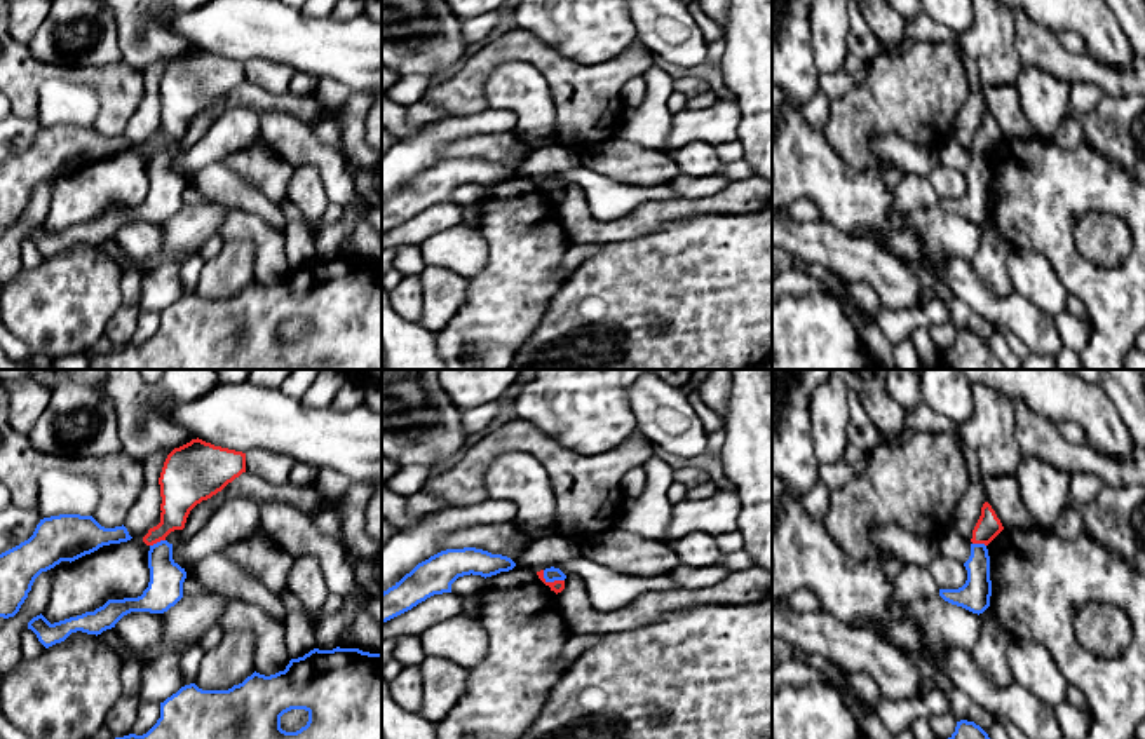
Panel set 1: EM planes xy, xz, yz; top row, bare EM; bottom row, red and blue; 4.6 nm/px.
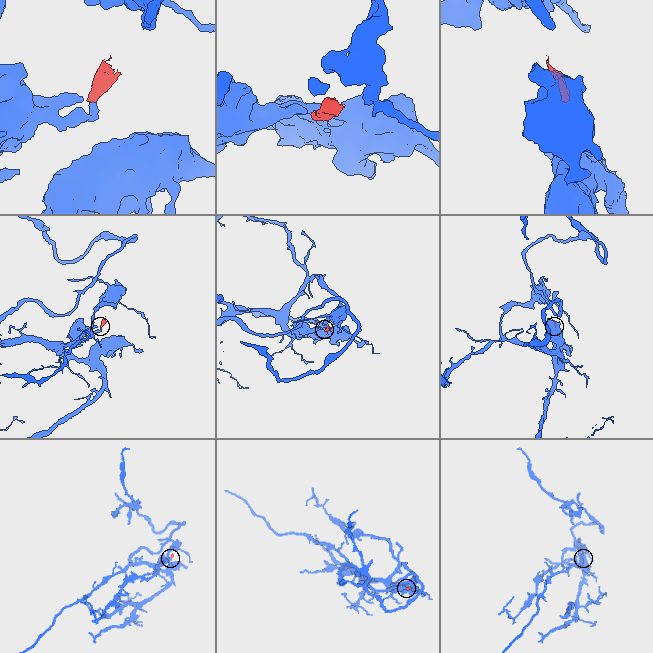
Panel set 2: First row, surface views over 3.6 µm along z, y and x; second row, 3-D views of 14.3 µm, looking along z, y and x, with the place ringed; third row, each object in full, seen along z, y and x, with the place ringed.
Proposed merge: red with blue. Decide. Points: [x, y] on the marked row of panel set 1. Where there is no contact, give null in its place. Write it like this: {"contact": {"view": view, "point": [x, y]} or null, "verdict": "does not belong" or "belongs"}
{"contact": {"view": "xz", "point": [551, 583]}, "verdict": "does not belong"}

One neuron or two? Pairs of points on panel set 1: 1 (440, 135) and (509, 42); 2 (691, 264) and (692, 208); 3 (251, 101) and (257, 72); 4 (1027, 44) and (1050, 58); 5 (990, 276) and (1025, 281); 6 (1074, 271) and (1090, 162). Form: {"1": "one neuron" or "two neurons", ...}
{"1": "two neurons", "2": "two neurons", "3": "two neurons", "4": "one neuron", "5": "two neurons", "6": "one neuron"}

